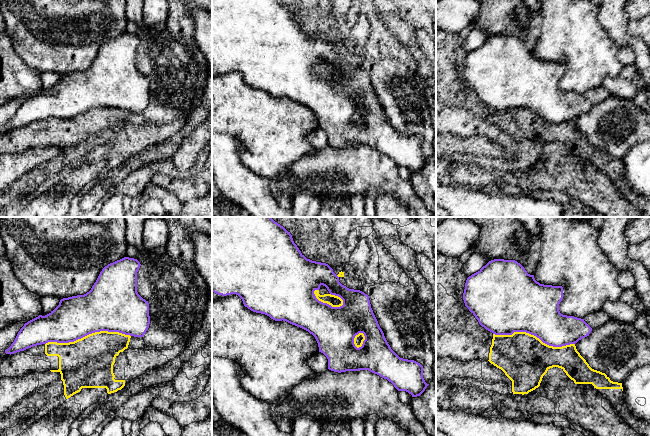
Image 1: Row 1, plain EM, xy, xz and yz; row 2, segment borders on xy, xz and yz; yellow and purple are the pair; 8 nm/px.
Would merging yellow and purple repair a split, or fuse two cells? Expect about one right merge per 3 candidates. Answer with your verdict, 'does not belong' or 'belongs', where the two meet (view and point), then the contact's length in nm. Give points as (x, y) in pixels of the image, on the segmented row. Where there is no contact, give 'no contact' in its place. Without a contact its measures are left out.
does not belong | xy (87, 335) | 700 nm

